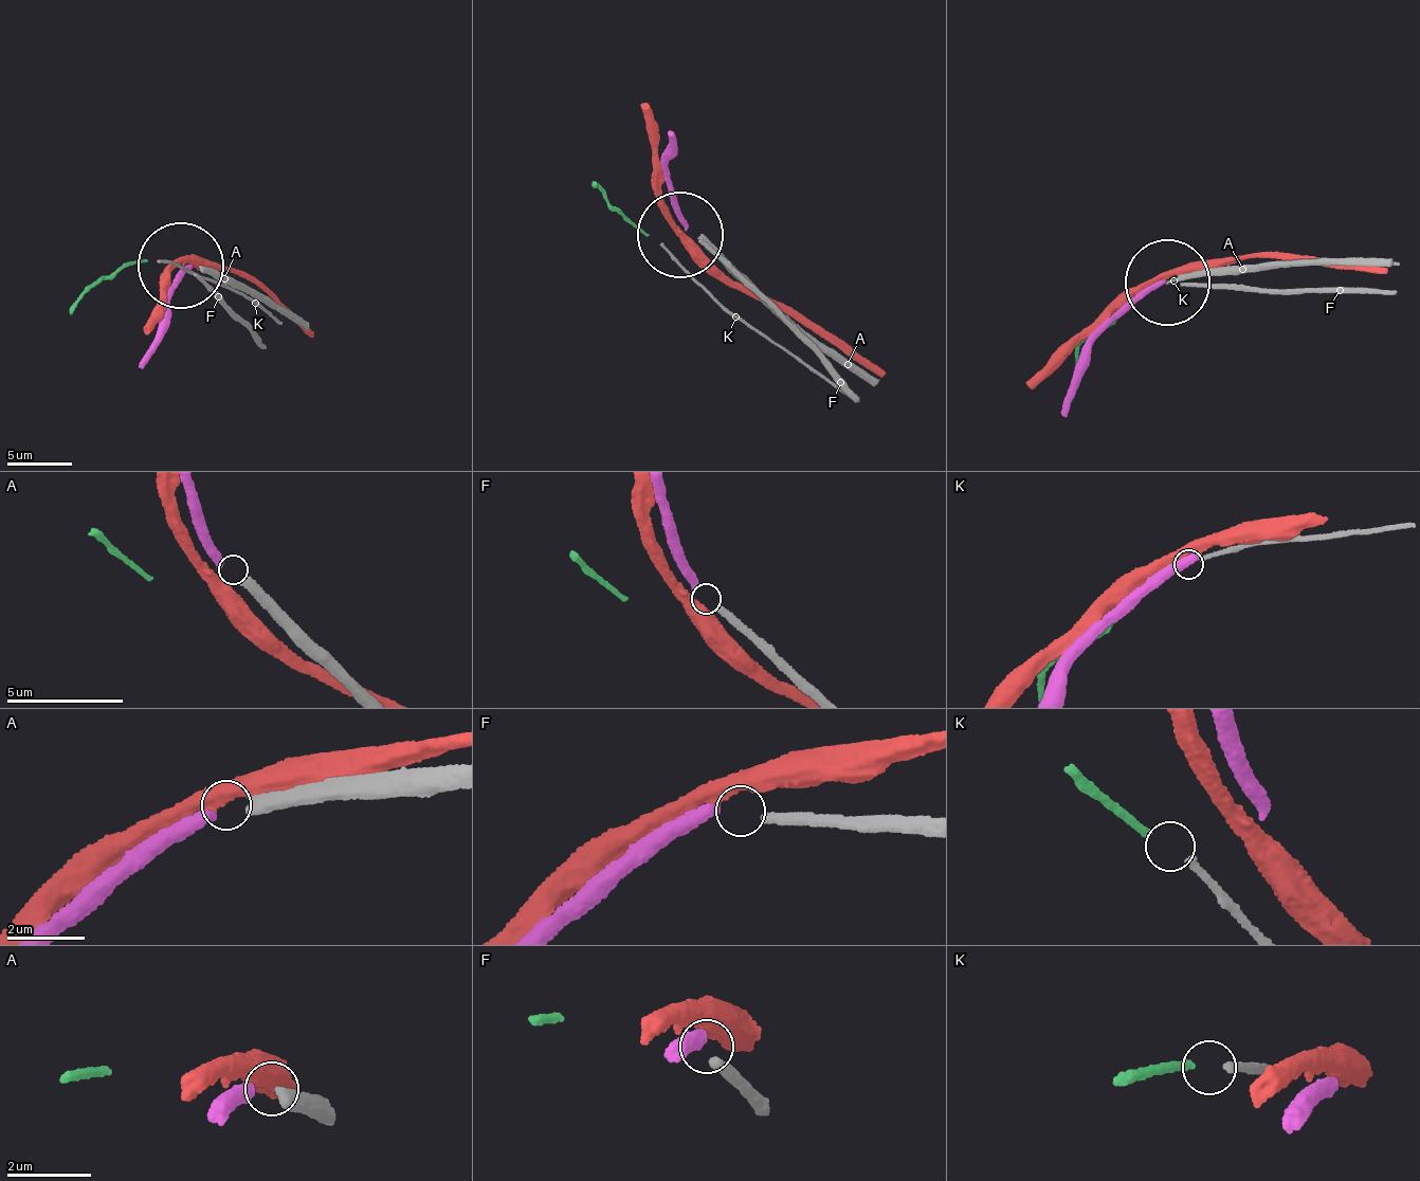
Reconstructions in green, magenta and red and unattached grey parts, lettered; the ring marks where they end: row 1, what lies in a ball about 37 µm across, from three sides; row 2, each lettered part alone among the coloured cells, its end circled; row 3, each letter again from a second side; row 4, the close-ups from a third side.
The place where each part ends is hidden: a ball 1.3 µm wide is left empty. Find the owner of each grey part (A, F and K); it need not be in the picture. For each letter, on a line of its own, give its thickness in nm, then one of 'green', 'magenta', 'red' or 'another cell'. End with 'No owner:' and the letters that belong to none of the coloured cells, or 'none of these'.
A: calibre 400 nm; magenta
F: calibre 280 nm; another cell
K: calibre 160 nm; green
No owner: F

